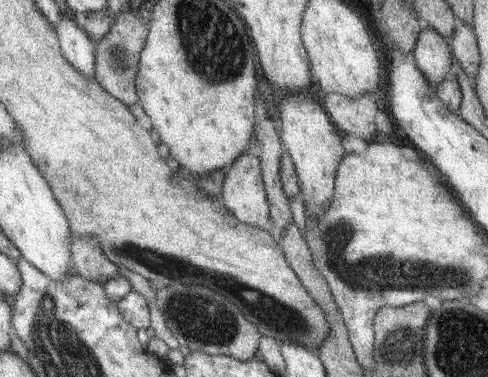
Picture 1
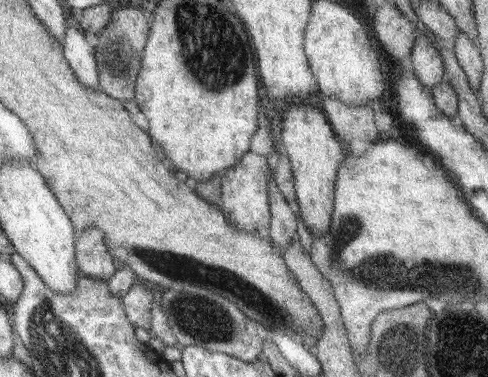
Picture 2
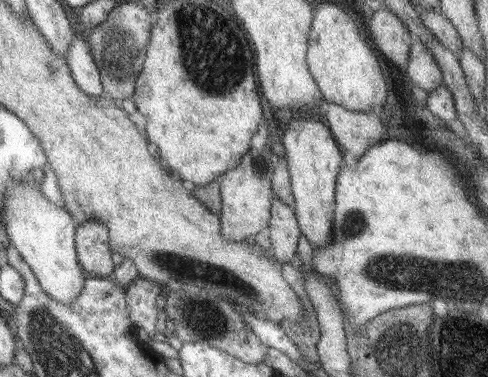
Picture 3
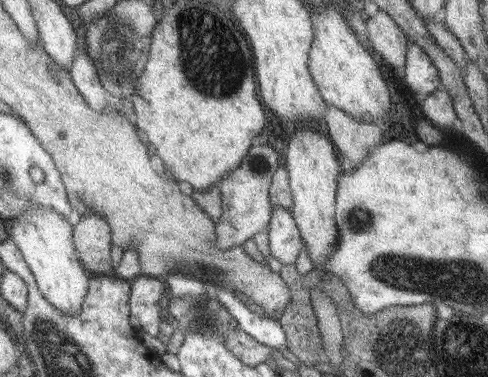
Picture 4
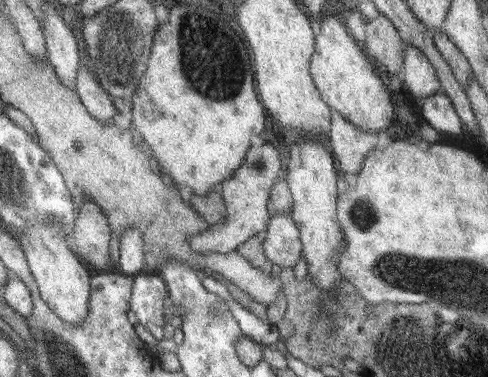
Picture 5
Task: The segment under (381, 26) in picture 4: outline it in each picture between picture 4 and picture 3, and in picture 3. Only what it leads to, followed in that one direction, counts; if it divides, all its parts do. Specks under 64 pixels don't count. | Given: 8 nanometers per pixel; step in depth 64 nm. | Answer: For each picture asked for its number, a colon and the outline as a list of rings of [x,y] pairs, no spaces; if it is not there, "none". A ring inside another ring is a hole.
3: [[[383,6],[371,18],[369,32],[373,36],[373,42],[377,42],[377,48],[381,50],[381,54],[385,54],[387,60],[395,62],[401,70],[405,70],[409,62],[411,44],[417,42],[417,36],[413,36],[407,30],[401,18],[397,18],[387,6]]]

